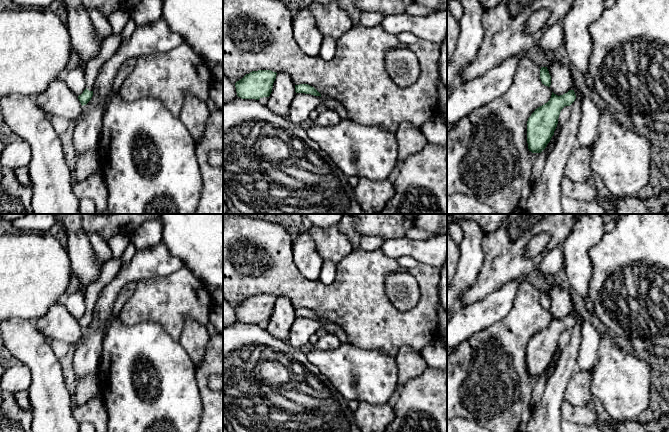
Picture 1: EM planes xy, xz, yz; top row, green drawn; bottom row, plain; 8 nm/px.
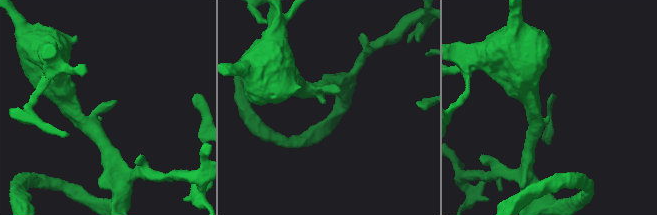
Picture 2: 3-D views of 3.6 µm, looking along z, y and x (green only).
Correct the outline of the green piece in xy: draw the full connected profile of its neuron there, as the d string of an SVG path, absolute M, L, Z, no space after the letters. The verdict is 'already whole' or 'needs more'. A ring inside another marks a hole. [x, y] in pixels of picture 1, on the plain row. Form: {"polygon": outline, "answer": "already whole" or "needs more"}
{"polygon": "M111 257L102 265L99 277L85 289L87 309L83 317L78 320L82 330L86 329L93 320L93 310L101 290L113 280L121 266L121 258Z", "answer": "needs more"}

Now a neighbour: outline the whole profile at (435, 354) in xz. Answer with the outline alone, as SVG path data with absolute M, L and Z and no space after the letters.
M438 340L426 345L420 355L427 363L427 366L432 369L445 370L447 369L447 349Z

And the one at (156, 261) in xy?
M160 242L143 251L137 251L130 263L121 267L113 280L100 292L95 304L98 324L93 331L90 326L83 329L84 341L74 348L73 367L76 384L89 374L96 374L105 337L104 327L111 316L113 305L120 290L128 283L142 279L170 275L185 267L183 261L173 256Z

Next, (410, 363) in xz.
M402 346L395 356L395 360L398 367L399 388L410 379L421 375L428 368L420 352L410 346Z

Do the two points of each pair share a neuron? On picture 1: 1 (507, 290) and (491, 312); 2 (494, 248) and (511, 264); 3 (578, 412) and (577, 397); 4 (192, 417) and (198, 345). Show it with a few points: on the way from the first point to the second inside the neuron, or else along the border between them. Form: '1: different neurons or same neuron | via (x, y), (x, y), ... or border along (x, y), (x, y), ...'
1: same neuron | via (506, 295), (495, 307)
2: same neuron | via (498, 251), (507, 260)
3: different neurons | border along (564, 399), (571, 404), (584, 406)
4: different neurons | border along (182, 346), (195, 367)

